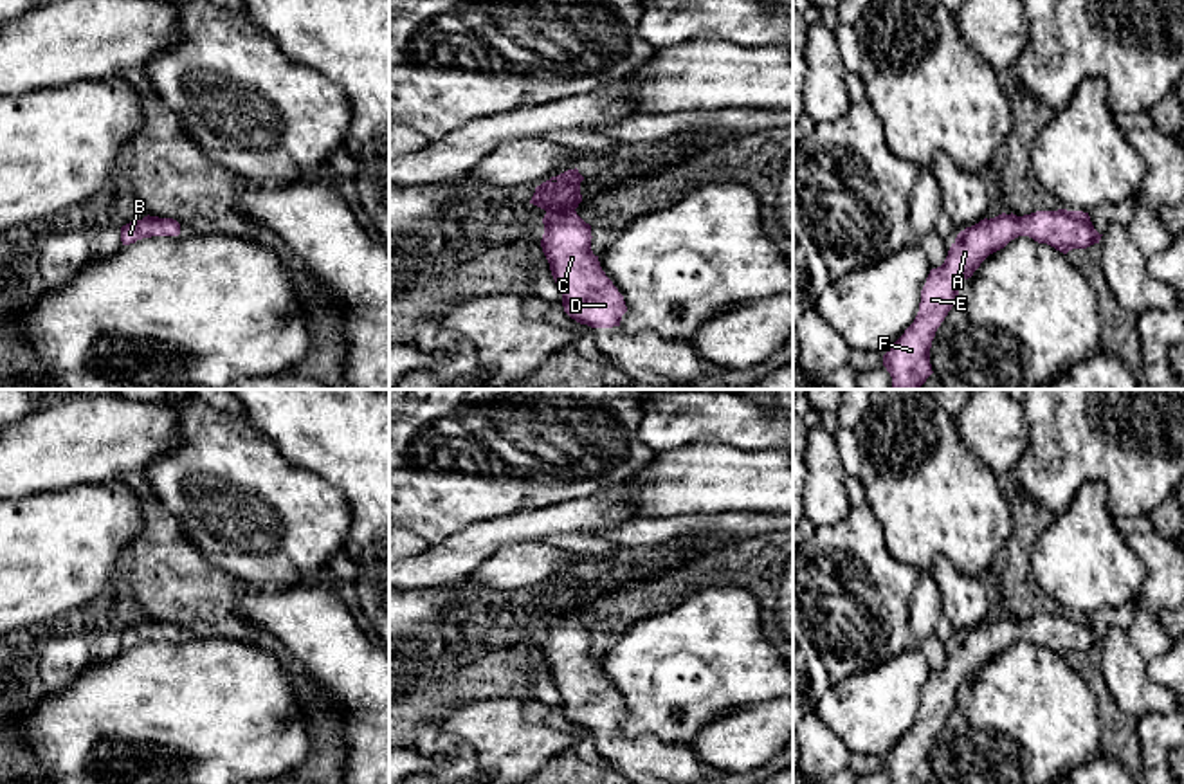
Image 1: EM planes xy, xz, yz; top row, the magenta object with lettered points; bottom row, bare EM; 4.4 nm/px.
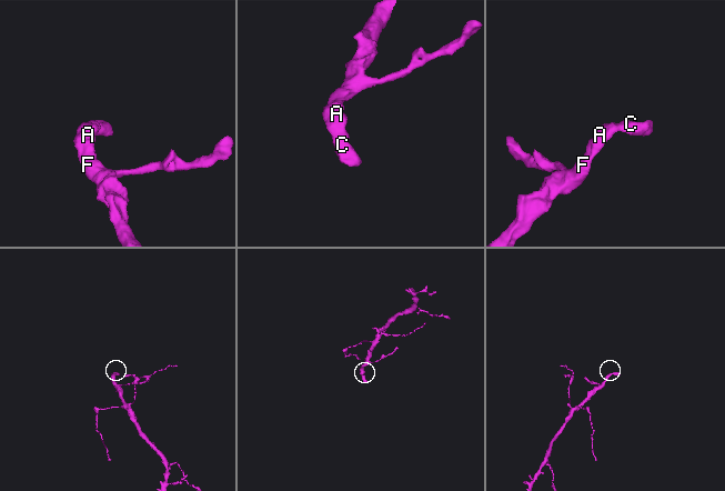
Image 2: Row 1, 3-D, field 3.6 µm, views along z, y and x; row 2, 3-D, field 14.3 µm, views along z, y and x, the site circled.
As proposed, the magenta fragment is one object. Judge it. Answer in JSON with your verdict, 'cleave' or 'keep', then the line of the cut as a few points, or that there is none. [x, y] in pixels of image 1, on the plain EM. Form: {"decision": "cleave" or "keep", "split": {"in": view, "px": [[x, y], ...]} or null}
{"decision": "keep", "split": null}

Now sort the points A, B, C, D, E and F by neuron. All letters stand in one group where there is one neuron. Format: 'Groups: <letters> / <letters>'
Groups: A B C D E F

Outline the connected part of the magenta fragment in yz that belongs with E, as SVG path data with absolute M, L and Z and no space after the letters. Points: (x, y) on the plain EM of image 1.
M1067 613L1036 615L1024 620L1002 616L961 634L944 667L930 674L914 726L883 759L883 770L892 784L926 784L934 777L932 744L955 710L961 687L971 681L989 658L1018 640L1029 640L1067 658L1072 652L1099 647L1103 638L1094 633L1088 616Z

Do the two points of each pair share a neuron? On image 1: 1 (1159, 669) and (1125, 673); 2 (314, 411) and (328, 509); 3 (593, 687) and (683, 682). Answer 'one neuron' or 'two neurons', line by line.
1: two neurons
2: two neurons
3: two neurons

